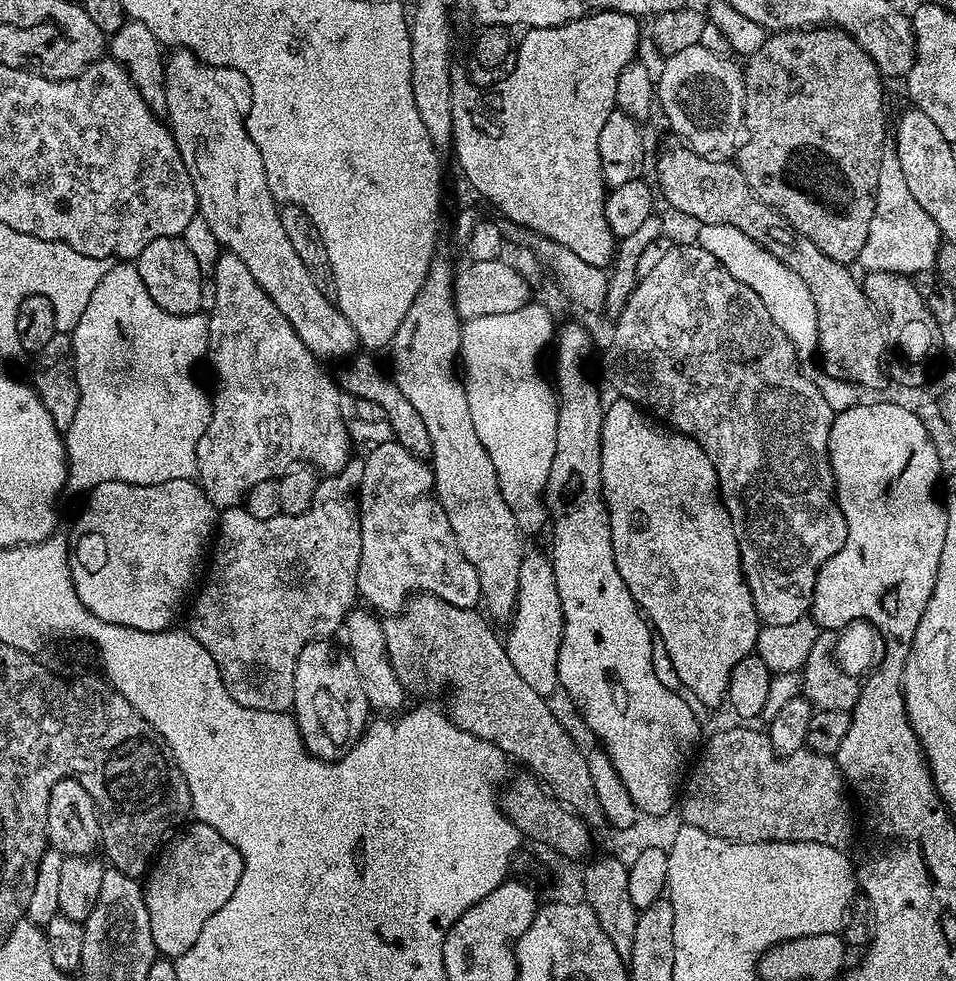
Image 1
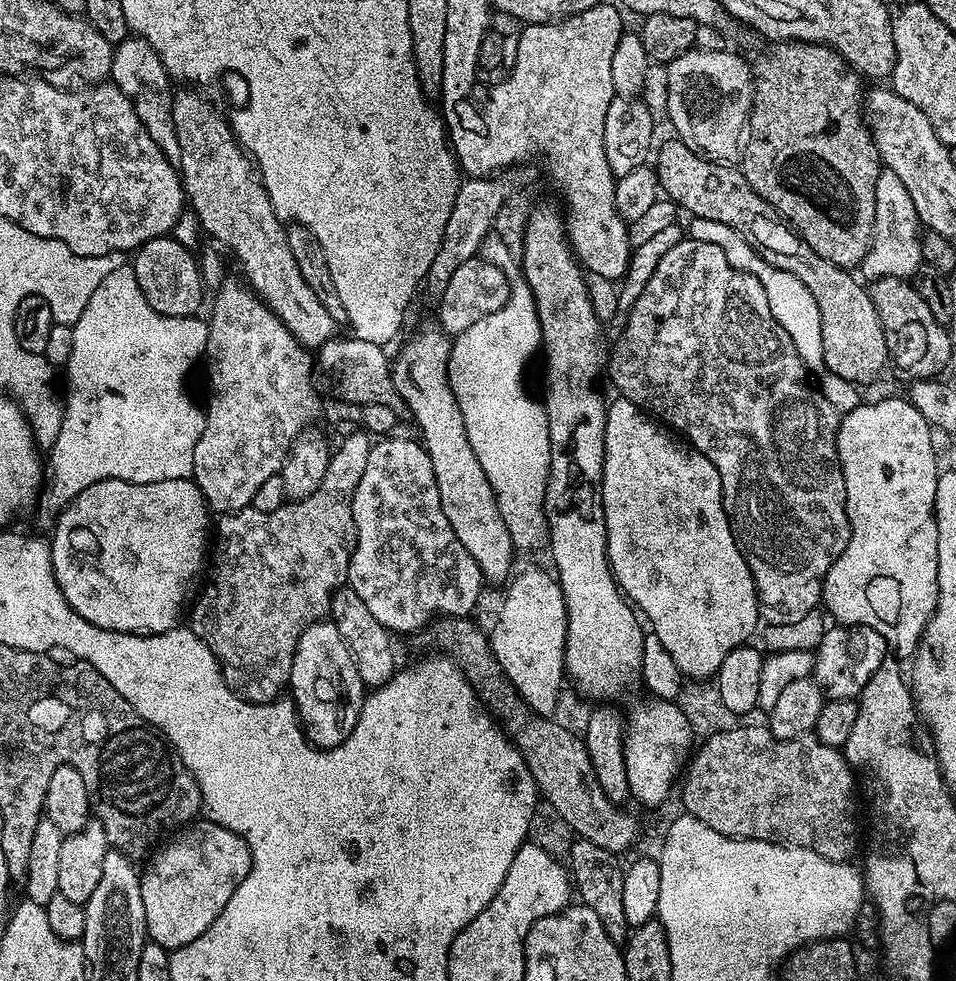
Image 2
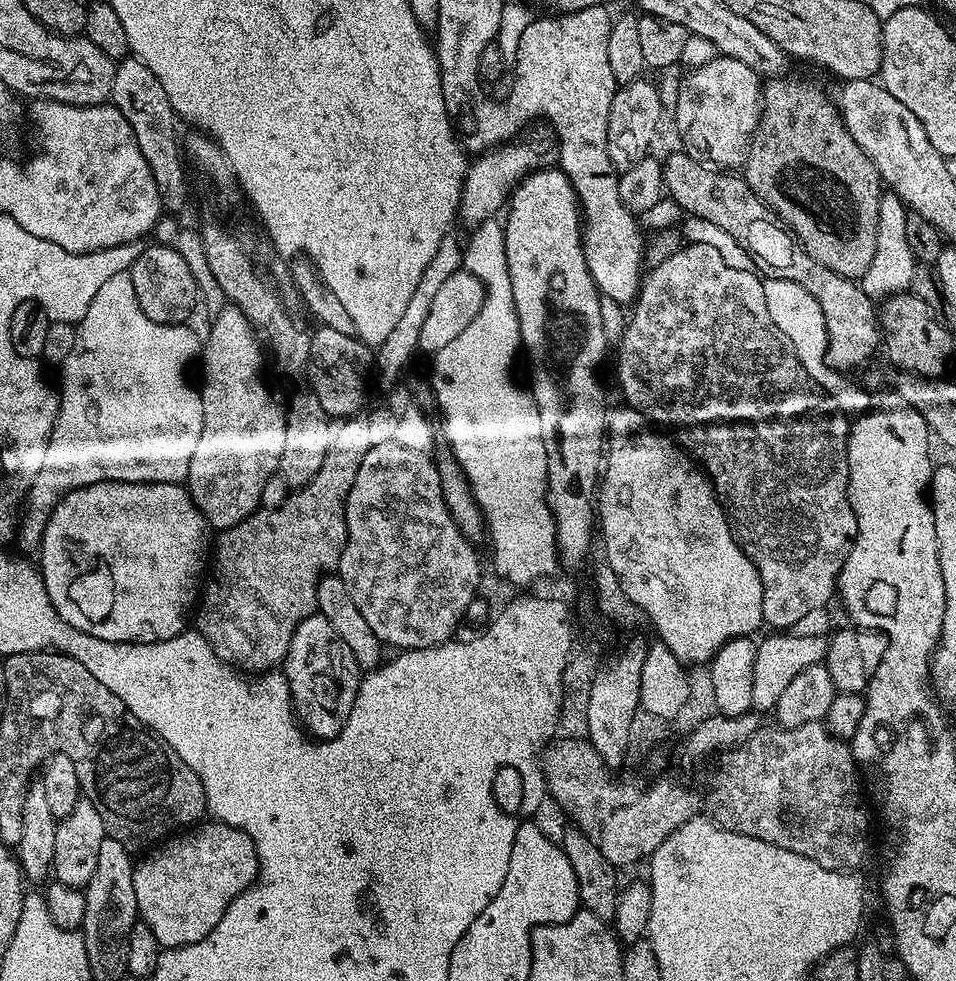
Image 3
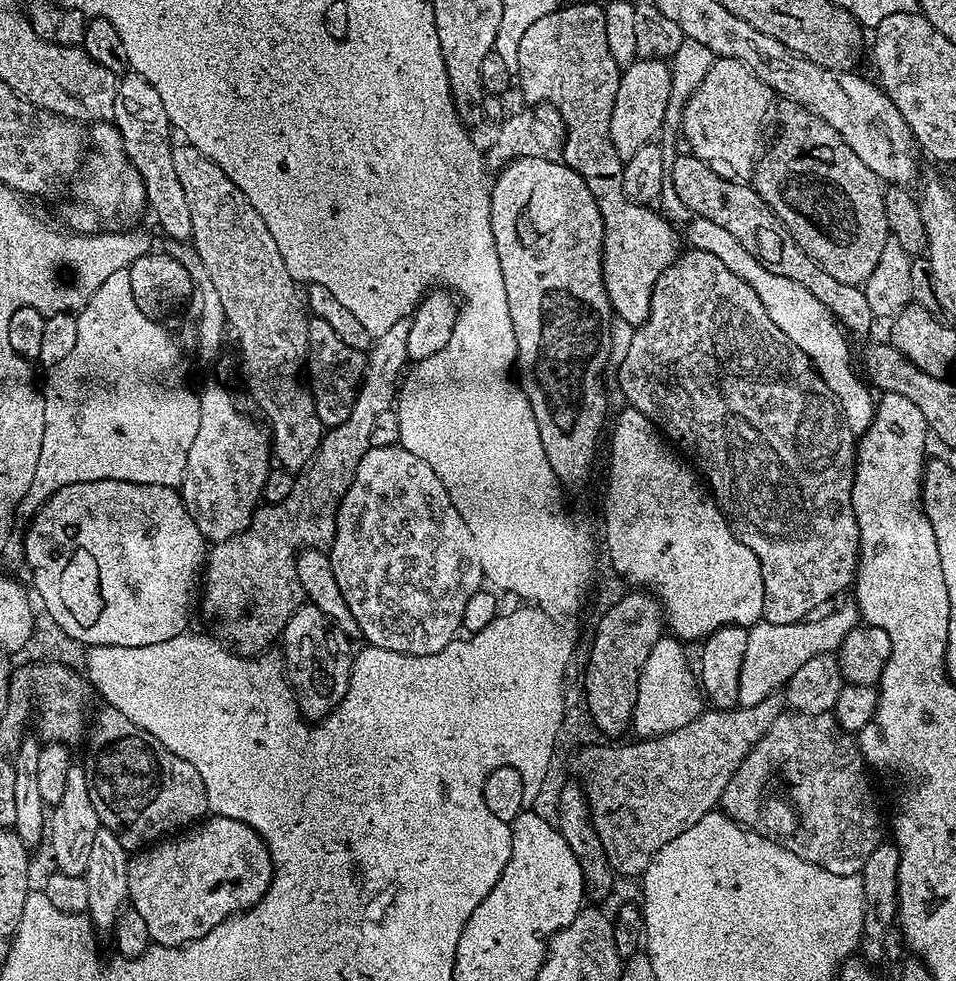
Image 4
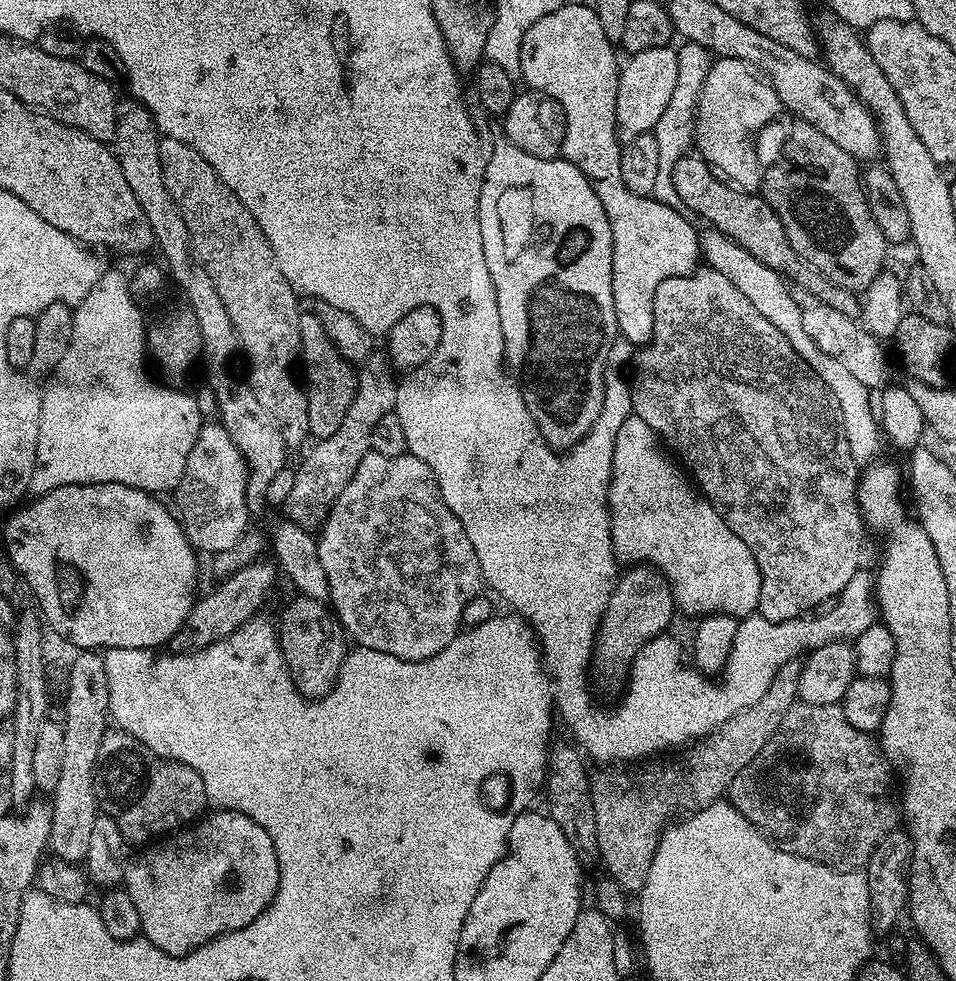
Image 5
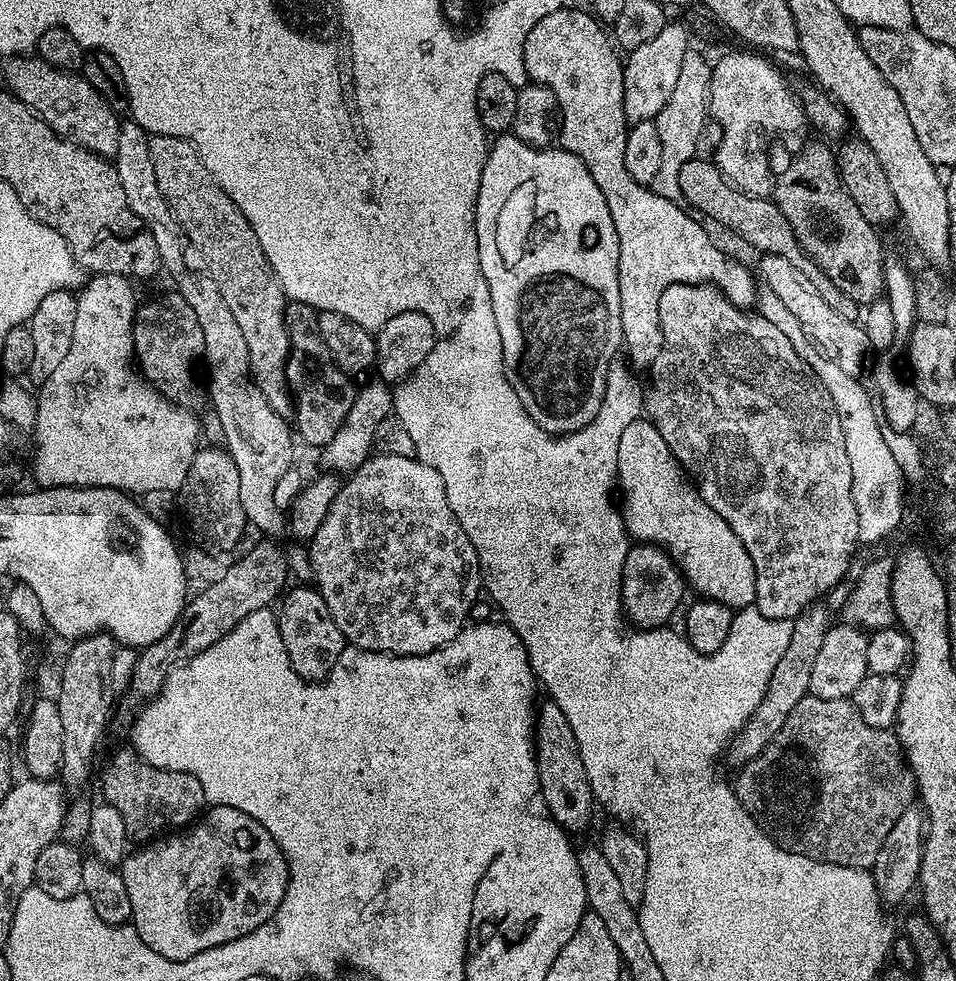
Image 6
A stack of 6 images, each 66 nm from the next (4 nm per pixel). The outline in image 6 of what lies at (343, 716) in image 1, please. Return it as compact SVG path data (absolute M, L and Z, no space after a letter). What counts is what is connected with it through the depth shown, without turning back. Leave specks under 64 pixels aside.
M312 586L296 587L300 588L289 587L283 593L278 604L276 621L280 627L282 642L286 646L286 654L292 663L293 672L306 680L319 682L336 664L340 651L346 646L346 641L317 589Z

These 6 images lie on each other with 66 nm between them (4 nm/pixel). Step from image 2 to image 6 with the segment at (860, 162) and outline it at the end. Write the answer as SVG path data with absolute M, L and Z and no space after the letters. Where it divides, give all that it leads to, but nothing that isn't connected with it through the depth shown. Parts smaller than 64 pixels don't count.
M812 144L802 149L796 161L781 176L779 173L771 199L776 201L778 210L786 214L786 222L790 222L790 230L794 230L802 250L824 271L826 278L842 290L842 294L850 294L850 298L861 306L870 305L885 295L886 254L883 254L876 234L877 225L862 218L862 210L854 206L850 194L840 183L831 147Z

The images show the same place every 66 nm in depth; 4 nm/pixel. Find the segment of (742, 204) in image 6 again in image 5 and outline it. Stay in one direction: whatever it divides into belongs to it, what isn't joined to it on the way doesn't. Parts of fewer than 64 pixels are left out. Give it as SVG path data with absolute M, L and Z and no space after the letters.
M689 154L674 166L674 190L678 190L678 198L682 198L682 202L686 202L686 206L690 206L690 210L694 210L694 214L701 221L704 219L705 225L711 226L715 231L720 232L724 236L728 236L737 244L746 249L750 254L754 254L754 258L758 258L758 262L762 262L766 266L770 266L774 271L779 272L789 281L801 284L799 287L803 291L810 293L811 296L817 296L822 302L826 302L826 306L834 306L834 310L842 310L842 314L856 318L860 315L862 300L859 295L850 290L846 290L842 286L838 286L834 282L830 282L822 273L814 266L810 266L801 256L794 250L794 246L790 246L790 238L786 234L786 230L782 226L782 222L778 218L776 211L765 202L763 195L755 192L745 192L731 184L727 180L721 178L714 171L711 164L706 163L699 155Z

